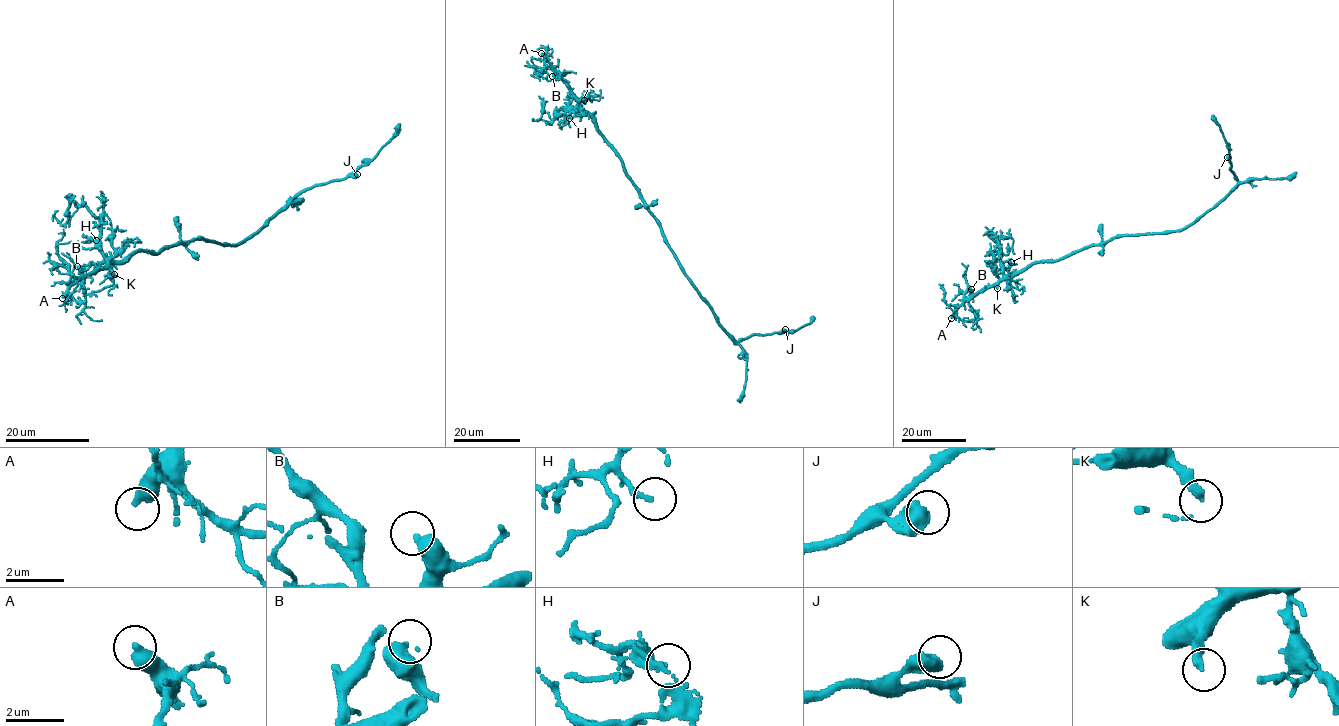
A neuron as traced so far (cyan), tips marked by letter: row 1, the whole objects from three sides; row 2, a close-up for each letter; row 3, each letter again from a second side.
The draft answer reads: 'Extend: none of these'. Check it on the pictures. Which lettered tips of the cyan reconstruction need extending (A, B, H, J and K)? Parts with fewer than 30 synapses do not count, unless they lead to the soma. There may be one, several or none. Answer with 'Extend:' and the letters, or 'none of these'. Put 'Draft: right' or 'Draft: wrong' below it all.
Extend: A
Draft: wrong

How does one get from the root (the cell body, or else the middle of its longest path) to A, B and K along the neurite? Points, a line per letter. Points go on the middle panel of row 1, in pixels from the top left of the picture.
A: (658, 220), (627, 174), (618, 153), (541, 53)
B: (658, 220), (627, 174), (618, 153), (575, 95), (561, 79), (552, 76)
K: (658, 220), (627, 174), (618, 153), (579, 104), (584, 100)

